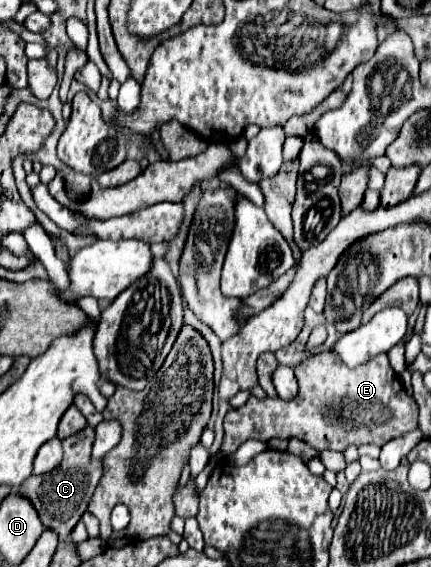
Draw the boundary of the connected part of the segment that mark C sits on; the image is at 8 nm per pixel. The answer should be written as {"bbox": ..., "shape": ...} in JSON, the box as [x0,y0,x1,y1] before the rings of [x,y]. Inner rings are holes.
{"bbox":[18,427,102,541],"shape":[[[86,427],[84,431],[80,431],[80,435],[68,435],[68,439],[60,439],[60,441],[64,447],[62,463],[46,475],[28,477],[20,485],[18,491],[34,503],[44,527],[54,529],[58,533],[60,541],[64,541],[70,535],[70,531],[74,529],[74,525],[80,521],[82,513],[86,511],[88,501],[94,493],[94,487],[98,485],[98,481],[102,477],[102,465],[100,465],[100,461],[92,461],[92,457],[90,457],[90,449],[92,449],[92,441],[94,441],[92,427]]]}

